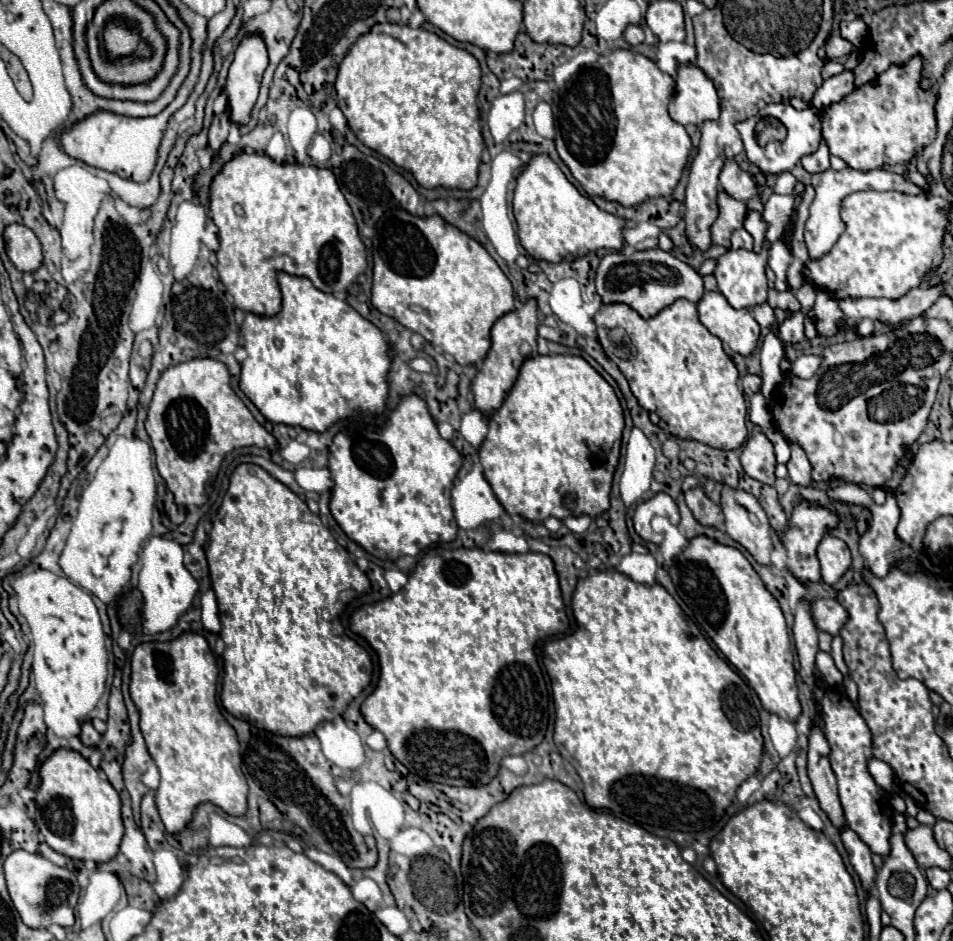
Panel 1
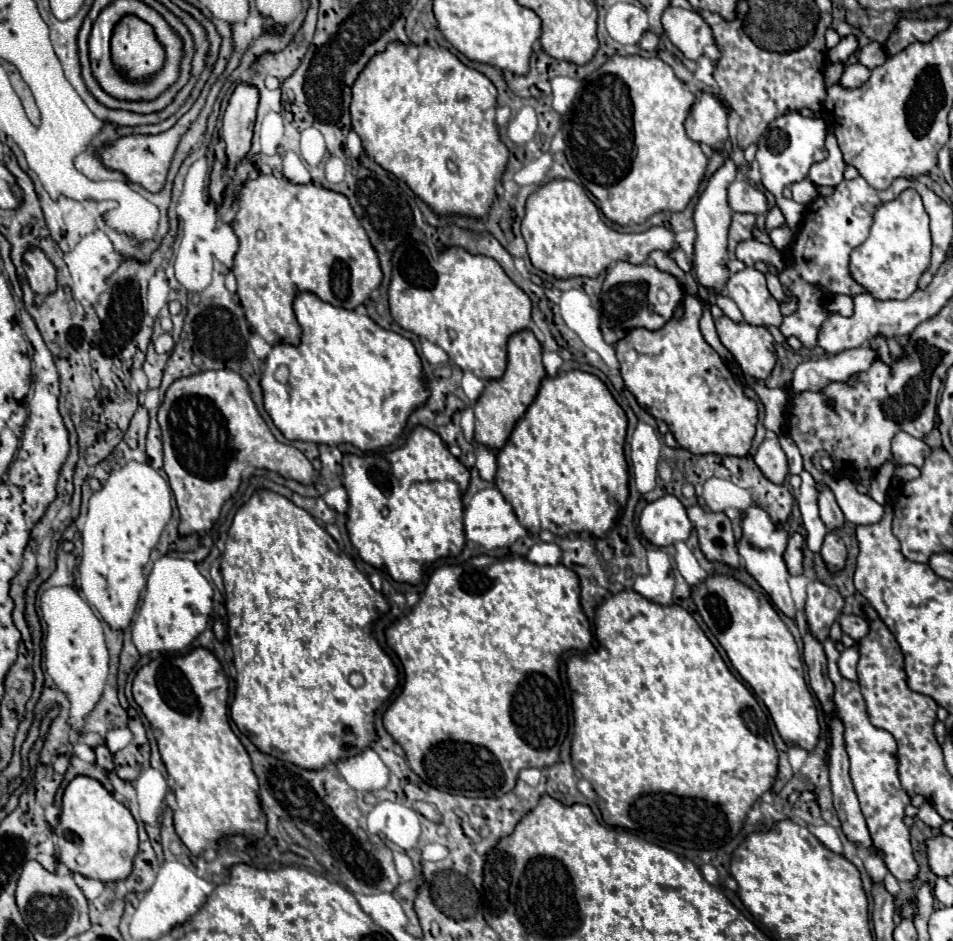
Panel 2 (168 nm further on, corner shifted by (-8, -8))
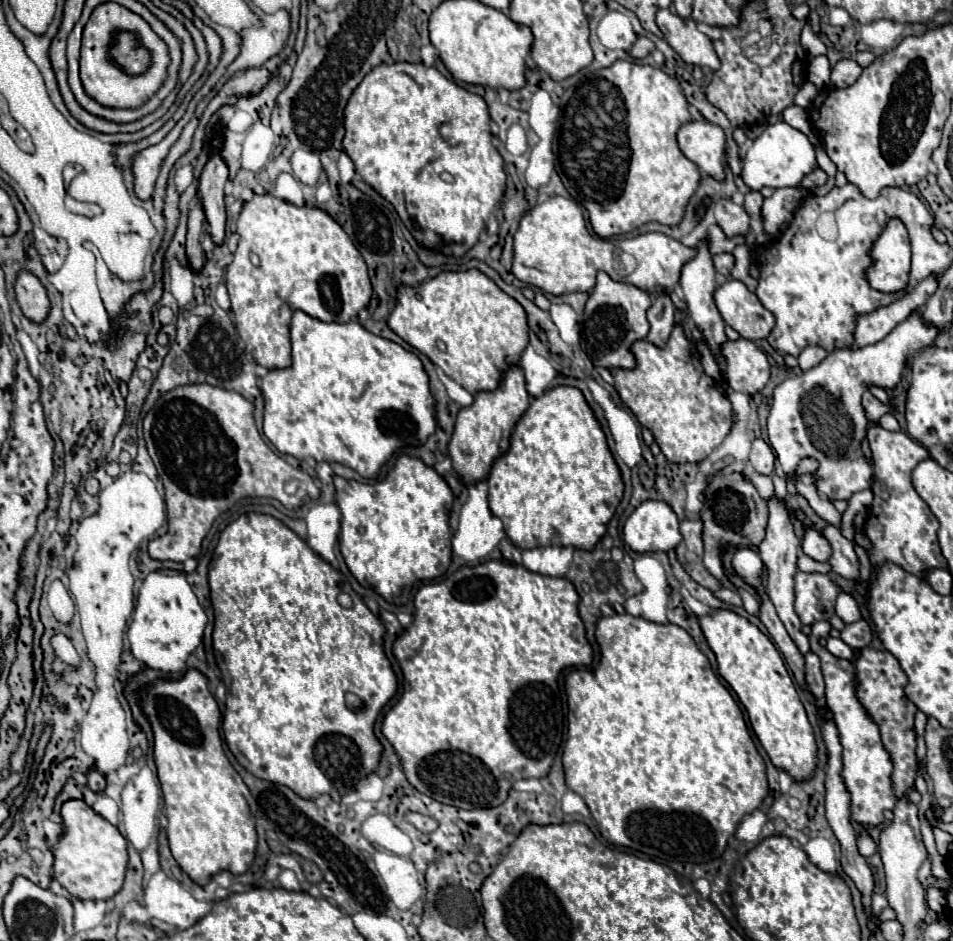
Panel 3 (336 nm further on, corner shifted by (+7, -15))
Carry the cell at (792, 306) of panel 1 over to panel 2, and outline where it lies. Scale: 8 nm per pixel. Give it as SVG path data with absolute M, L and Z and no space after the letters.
M766 274L766 280L768 280L768 290L770 290L770 294L780 302L780 300L788 300L788 296L784 294L784 290L782 290L782 284L780 284L780 280L774 276L774 274Z

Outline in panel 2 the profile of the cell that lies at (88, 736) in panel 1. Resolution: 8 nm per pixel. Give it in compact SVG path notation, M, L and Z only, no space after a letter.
M96 746L96 764L102 768L102 770L106 770L106 772L110 772L112 768L114 768L114 762L112 762L112 754L110 754L110 750L106 748L106 746Z

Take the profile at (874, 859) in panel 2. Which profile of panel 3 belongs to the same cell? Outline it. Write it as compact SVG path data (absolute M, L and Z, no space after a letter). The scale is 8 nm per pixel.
M861 833L861 835L859 835L859 839L857 839L857 849L859 849L859 853L861 853L863 857L871 857L871 855L877 851L873 839L871 839L867 833Z

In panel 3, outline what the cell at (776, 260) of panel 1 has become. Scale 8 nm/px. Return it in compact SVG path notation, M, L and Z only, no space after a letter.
M779 121L769 125L747 149L743 161L743 181L753 191L761 191L763 187L797 187L803 175L813 169L817 169L817 161L809 139L801 131Z

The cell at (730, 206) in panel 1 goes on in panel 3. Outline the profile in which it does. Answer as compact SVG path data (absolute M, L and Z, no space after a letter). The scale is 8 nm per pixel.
M717 223L707 229L707 239L709 239L709 249L711 249L713 255L717 255L717 253L729 253L729 251L733 251L737 245L743 245L743 243L745 243L745 237L743 237L743 235L727 237Z

